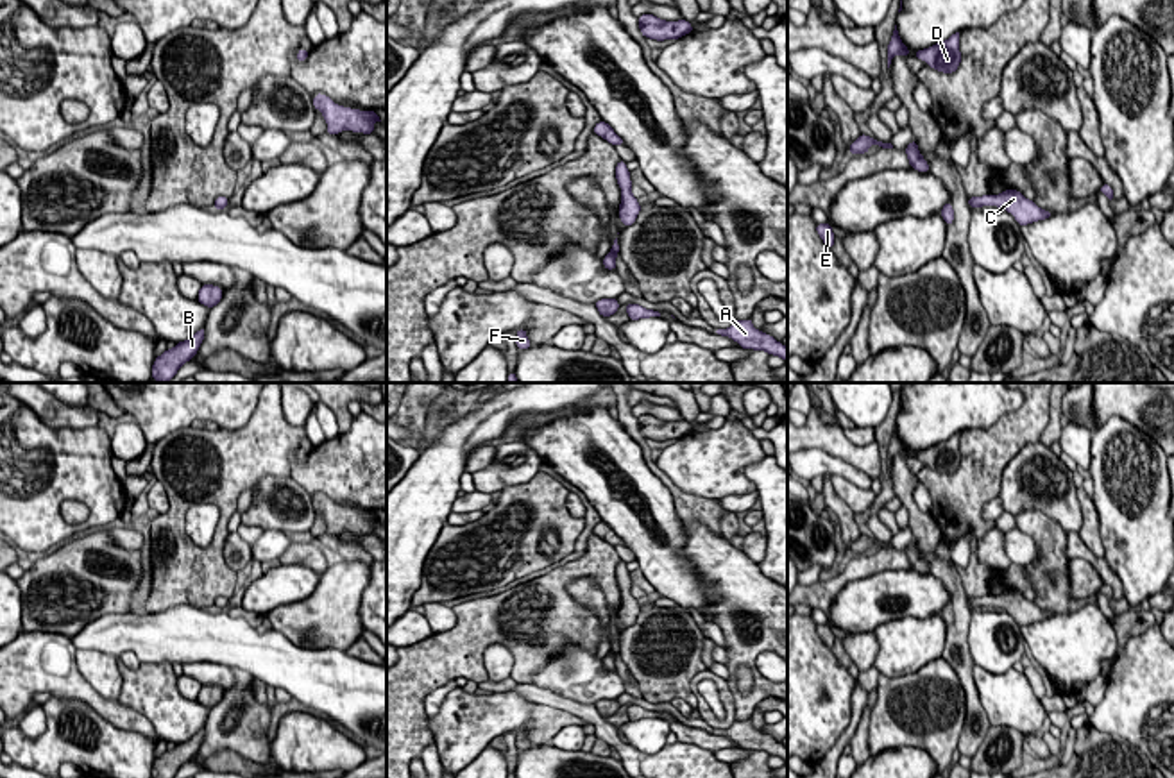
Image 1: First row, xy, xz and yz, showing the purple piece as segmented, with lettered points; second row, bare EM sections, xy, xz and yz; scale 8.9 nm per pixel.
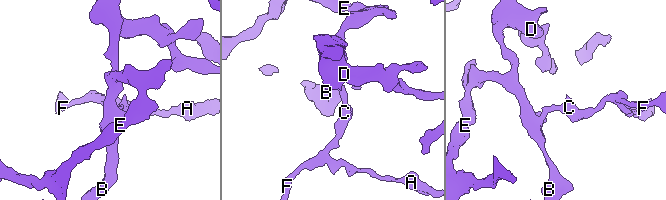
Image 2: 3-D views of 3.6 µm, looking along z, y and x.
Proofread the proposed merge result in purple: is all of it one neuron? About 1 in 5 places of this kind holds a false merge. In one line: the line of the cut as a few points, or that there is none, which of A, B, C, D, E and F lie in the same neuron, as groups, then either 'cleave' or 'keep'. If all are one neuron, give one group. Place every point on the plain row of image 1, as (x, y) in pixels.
no cut; A B C D E F; keep

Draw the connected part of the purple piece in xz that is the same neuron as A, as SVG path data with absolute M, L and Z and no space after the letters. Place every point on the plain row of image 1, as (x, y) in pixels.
M752 719L736 721L727 730L714 730L714 735L728 737L743 749L766 751L768 755L780 757L787 762L787 748L773 737L753 728Z

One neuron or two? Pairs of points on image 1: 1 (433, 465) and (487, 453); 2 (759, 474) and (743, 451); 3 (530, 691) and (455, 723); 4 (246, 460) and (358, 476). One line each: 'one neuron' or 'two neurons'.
1: two neurons
2: two neurons
3: two neurons
4: two neurons

